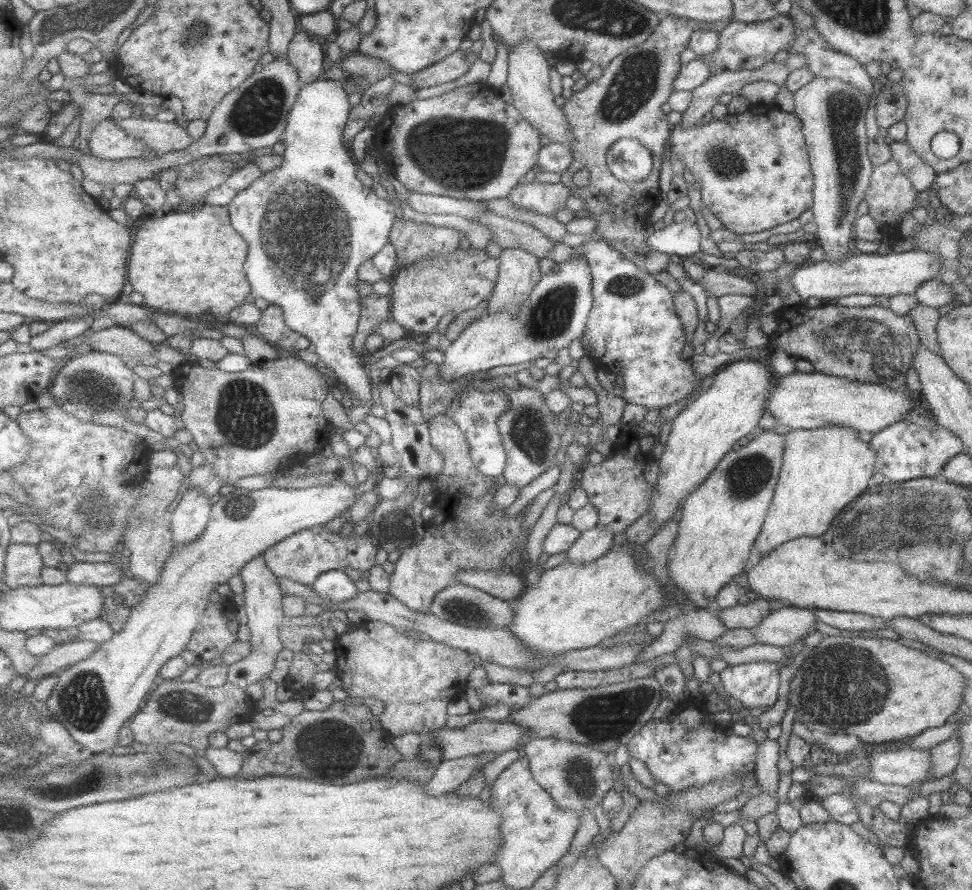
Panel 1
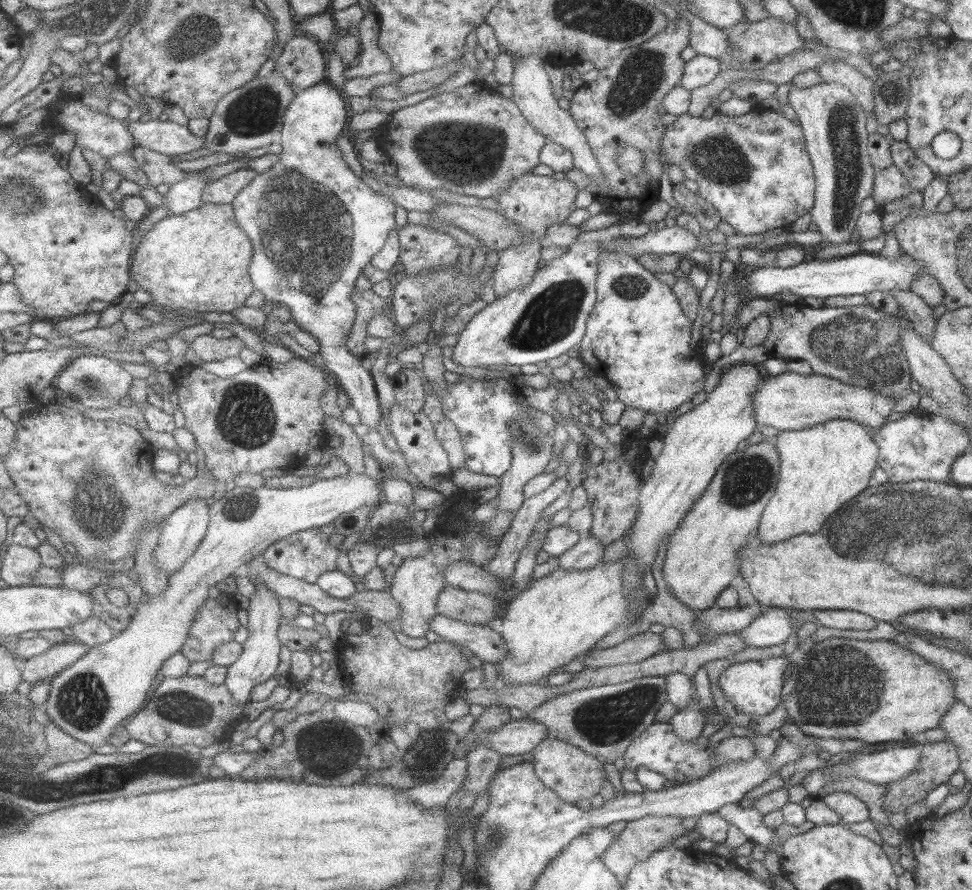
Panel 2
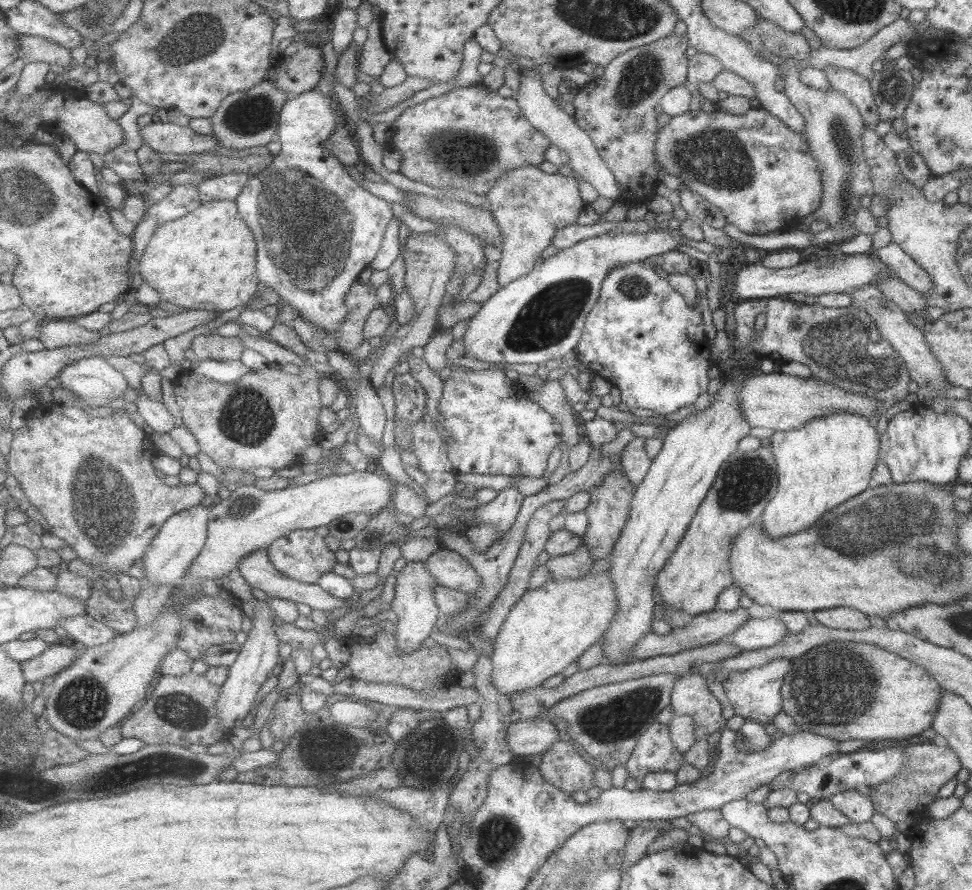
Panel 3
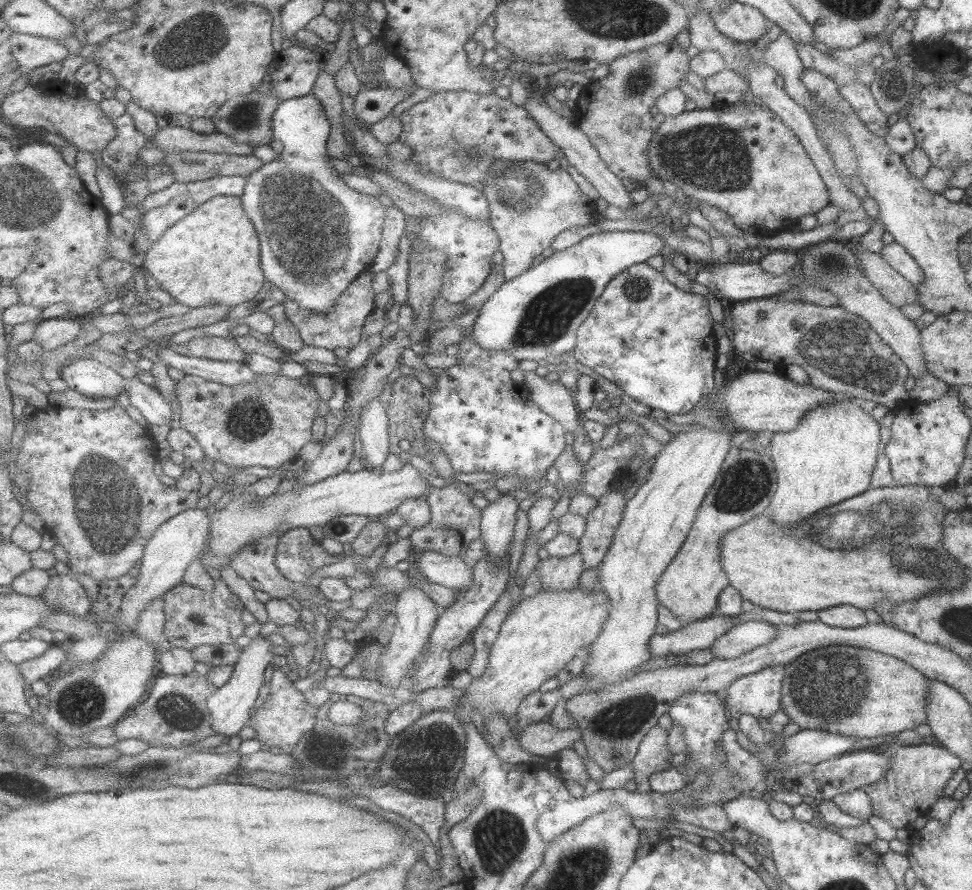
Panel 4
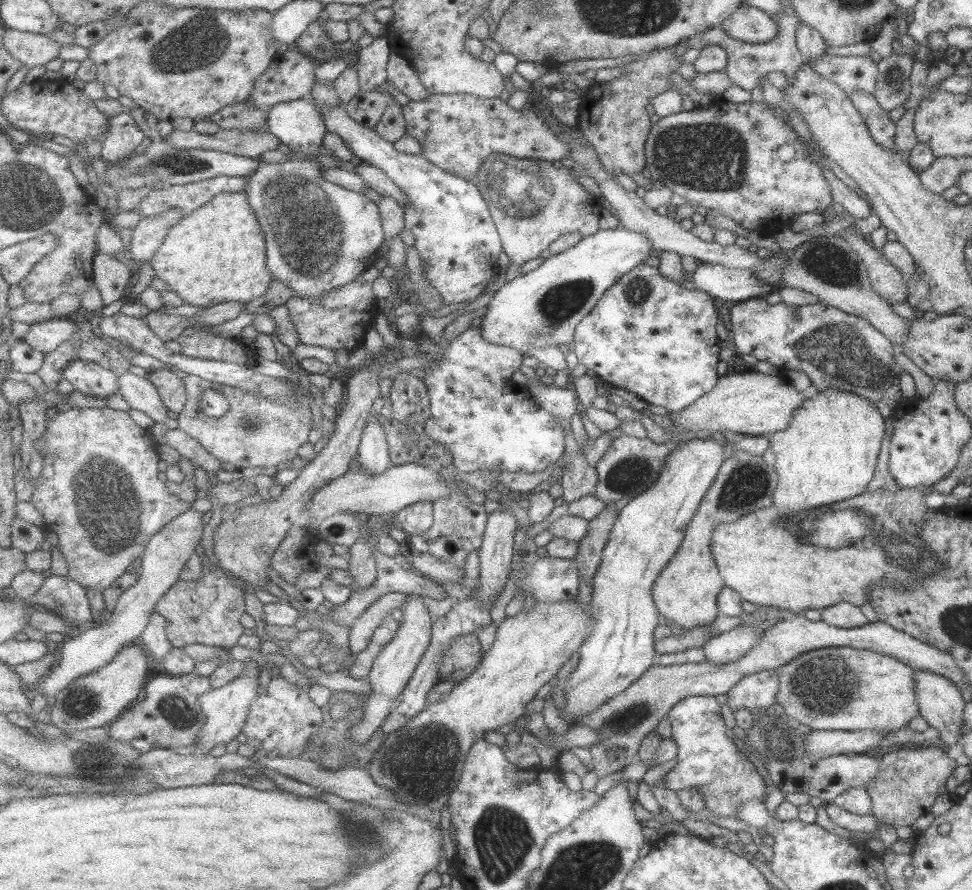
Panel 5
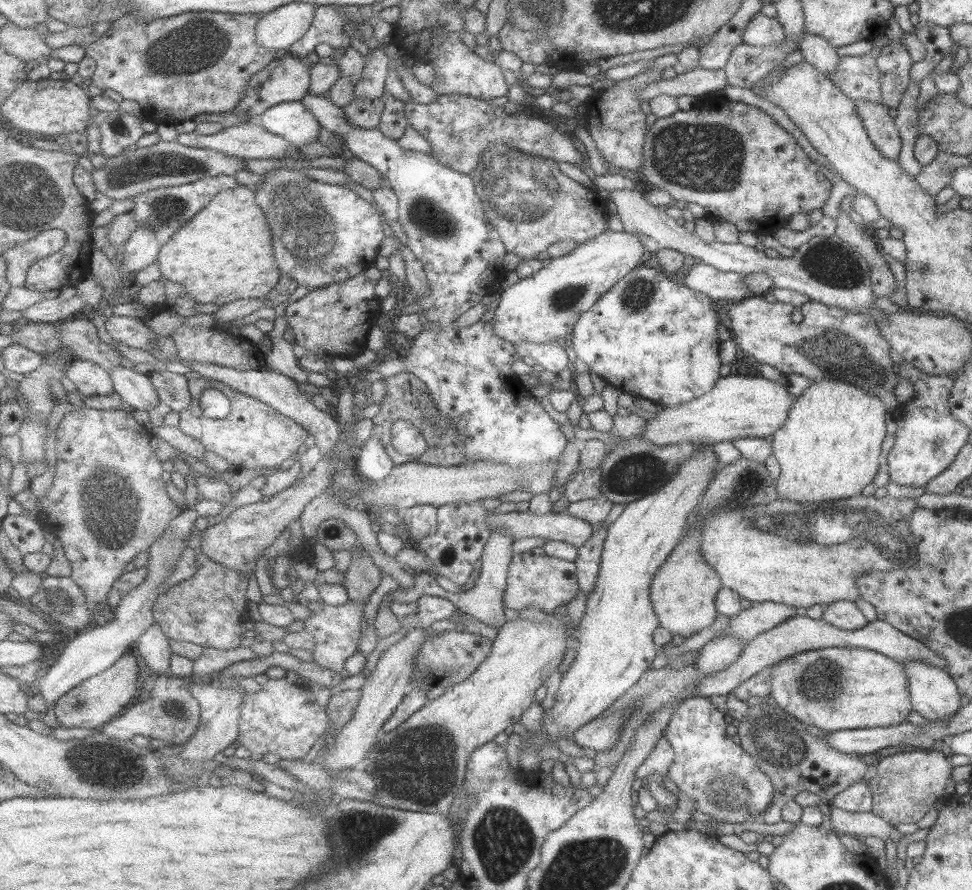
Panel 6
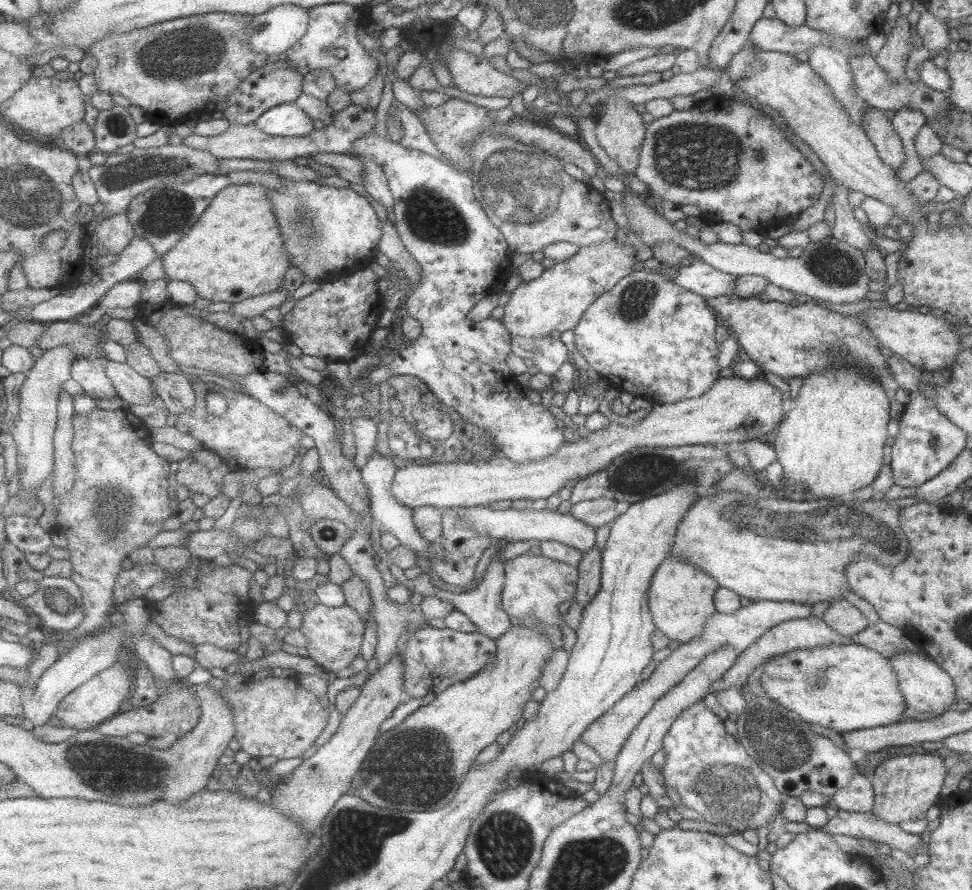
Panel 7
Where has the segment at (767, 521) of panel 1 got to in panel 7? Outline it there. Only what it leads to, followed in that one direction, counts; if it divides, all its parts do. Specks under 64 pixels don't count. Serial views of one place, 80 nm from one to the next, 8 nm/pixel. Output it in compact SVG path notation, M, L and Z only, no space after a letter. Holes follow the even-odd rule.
M840 365L823 372L812 372L802 379L798 395L793 400L793 408L777 426L777 434L771 441L776 462L783 467L781 488L795 493L795 496L825 499L828 497L851 497L856 490L870 486L886 461L882 455L887 440L889 421L889 399L883 392L881 383L870 378L854 366Z

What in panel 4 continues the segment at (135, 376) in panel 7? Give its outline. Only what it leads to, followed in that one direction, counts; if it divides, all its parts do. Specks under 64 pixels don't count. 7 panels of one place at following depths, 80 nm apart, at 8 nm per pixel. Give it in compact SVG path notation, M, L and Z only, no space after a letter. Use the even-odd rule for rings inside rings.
M137 377L129 380L126 394L130 396L131 407L137 410L137 416L152 430L171 424L171 405L157 389L143 384Z

